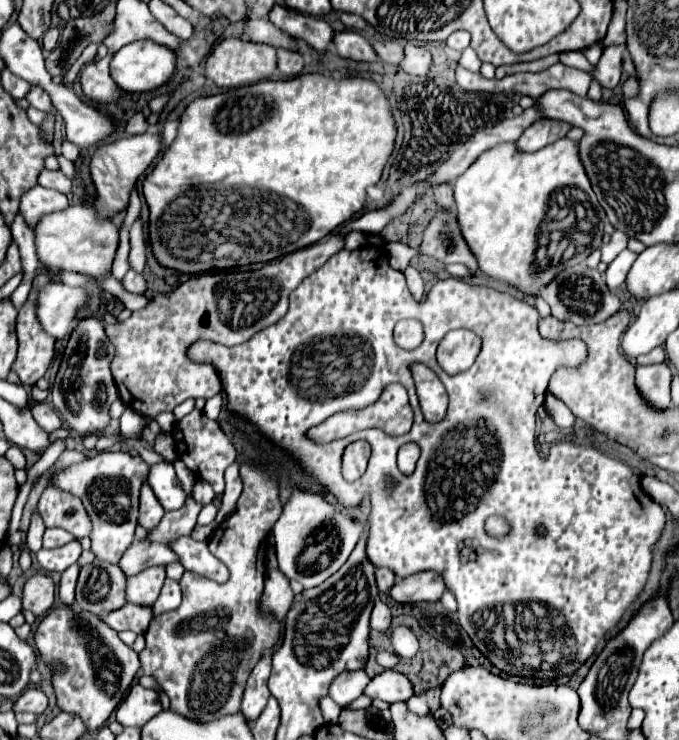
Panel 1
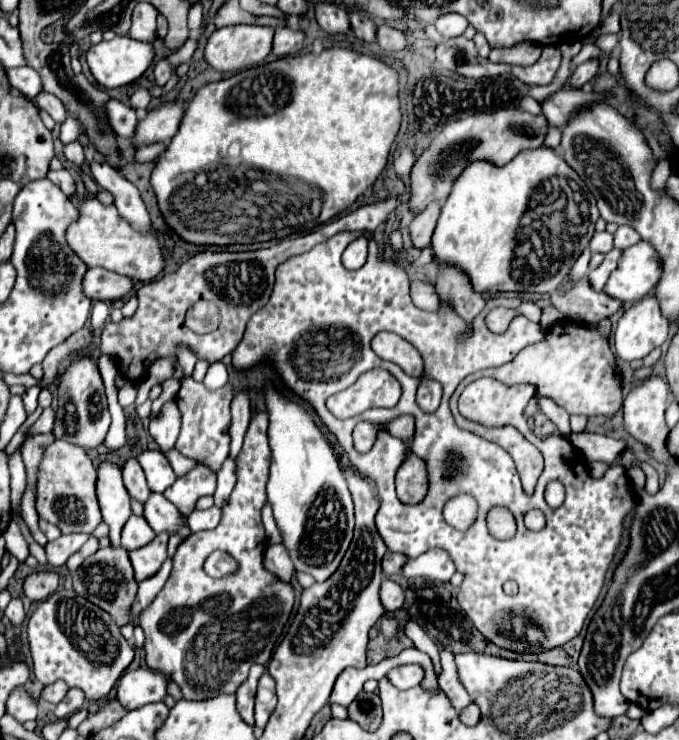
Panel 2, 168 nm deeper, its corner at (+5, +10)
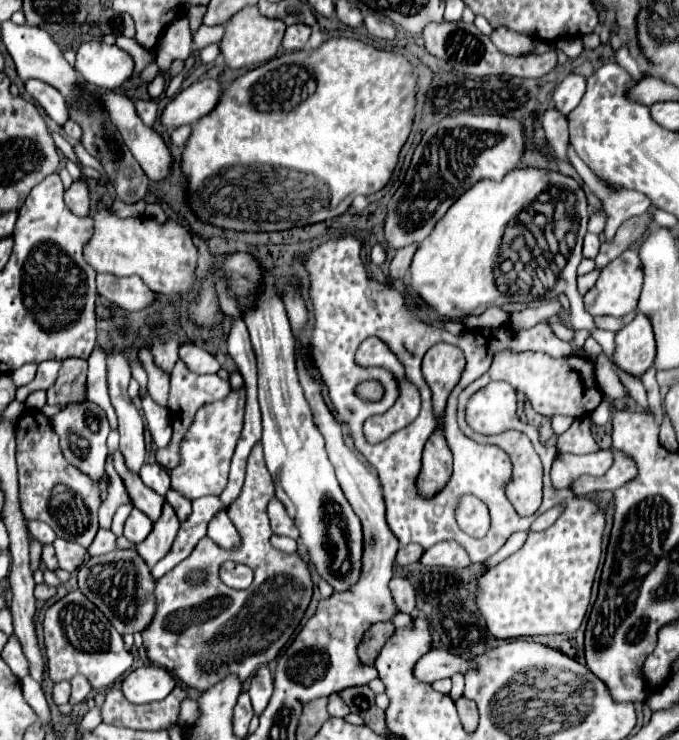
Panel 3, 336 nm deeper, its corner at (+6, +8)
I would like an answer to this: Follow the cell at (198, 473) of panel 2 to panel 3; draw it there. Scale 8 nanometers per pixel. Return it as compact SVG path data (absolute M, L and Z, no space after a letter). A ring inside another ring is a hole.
M233 390L225 400L207 404L197 412L189 432L181 442L181 466L169 472L171 488L183 494L183 498L193 502L201 496L211 496L211 494L219 496L223 492L227 484L229 462L243 428L243 408L245 408L245 390L239 392Z

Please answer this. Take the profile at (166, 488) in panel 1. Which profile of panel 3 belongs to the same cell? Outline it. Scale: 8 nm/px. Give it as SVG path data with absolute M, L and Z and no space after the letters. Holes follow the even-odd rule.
M145 464L139 472L145 486L155 490L157 494L165 494L169 490L169 472L161 464Z

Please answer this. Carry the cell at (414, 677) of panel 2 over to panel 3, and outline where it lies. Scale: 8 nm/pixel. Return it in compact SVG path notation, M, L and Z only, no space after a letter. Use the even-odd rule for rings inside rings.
M433 648L427 654L423 654L421 660L417 660L413 674L417 680L431 684L439 678L451 678L455 672L465 672L467 668L469 668L469 660L463 660L445 650Z

